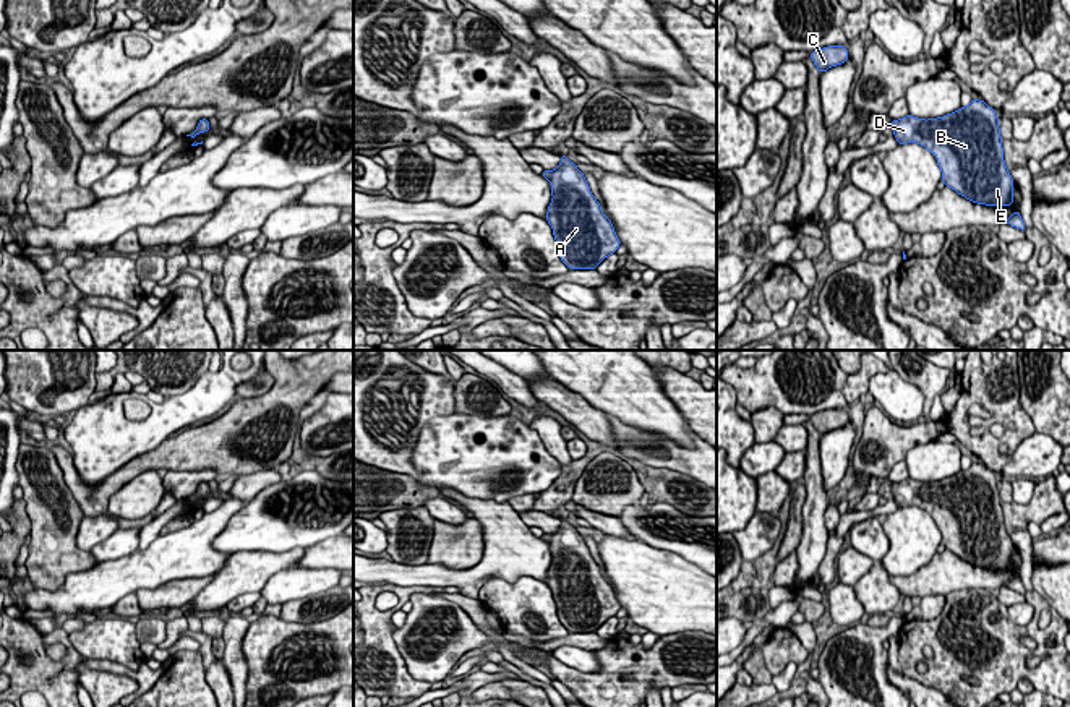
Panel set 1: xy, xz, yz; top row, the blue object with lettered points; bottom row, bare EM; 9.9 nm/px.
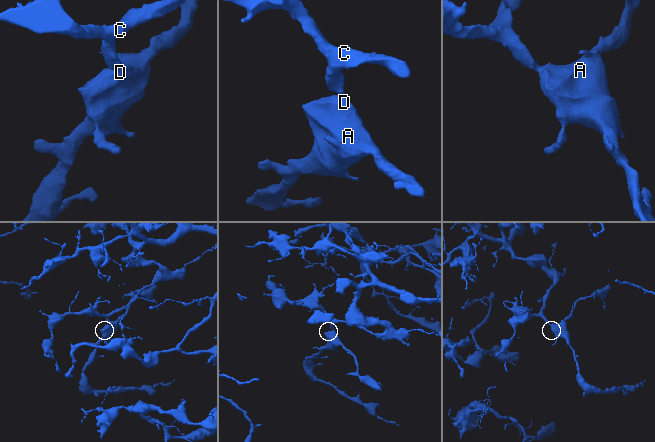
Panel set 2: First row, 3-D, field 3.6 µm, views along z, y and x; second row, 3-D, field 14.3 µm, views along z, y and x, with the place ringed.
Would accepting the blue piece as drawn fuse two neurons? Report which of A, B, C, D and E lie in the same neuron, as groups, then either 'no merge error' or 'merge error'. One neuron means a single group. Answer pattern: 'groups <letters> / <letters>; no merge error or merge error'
groups A B C D E; no merge error

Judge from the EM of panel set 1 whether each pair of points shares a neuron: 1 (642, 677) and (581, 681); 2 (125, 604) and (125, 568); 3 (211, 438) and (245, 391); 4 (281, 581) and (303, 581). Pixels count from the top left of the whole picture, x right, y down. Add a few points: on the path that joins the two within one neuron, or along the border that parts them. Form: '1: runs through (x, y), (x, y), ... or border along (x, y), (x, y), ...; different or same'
1: runs through (628, 678), (624, 681), (595, 681); same
2: border along (135, 592), (125, 594), (112, 607); different
3: border along (274, 378), (274, 383), (265, 393), (237, 398); different
4: runs through (286, 581), (299, 581); same

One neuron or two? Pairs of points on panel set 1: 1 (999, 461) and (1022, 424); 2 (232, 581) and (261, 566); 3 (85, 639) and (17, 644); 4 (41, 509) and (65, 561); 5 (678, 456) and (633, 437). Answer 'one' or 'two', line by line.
1: one
2: one
3: two
4: one
5: one

